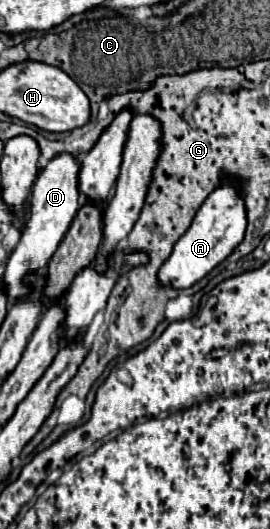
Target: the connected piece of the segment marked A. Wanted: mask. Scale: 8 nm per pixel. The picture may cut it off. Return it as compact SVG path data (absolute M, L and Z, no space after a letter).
M220 183L220 187L206 199L194 217L190 229L178 239L172 255L158 271L158 283L172 289L188 289L200 279L204 279L218 263L222 263L244 239L246 231L246 209L242 207L242 197L230 183Z

